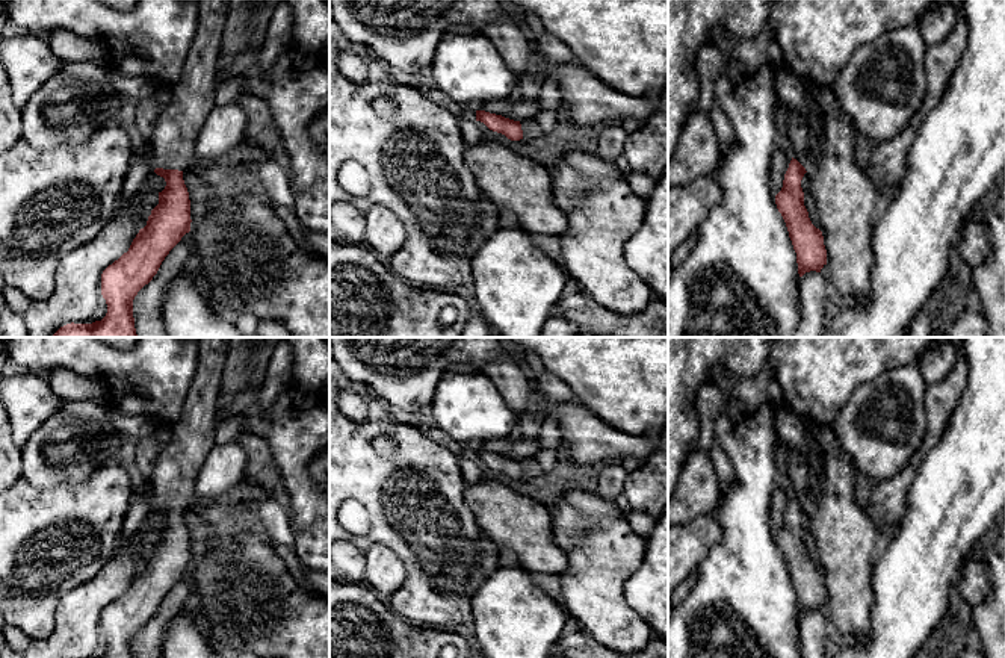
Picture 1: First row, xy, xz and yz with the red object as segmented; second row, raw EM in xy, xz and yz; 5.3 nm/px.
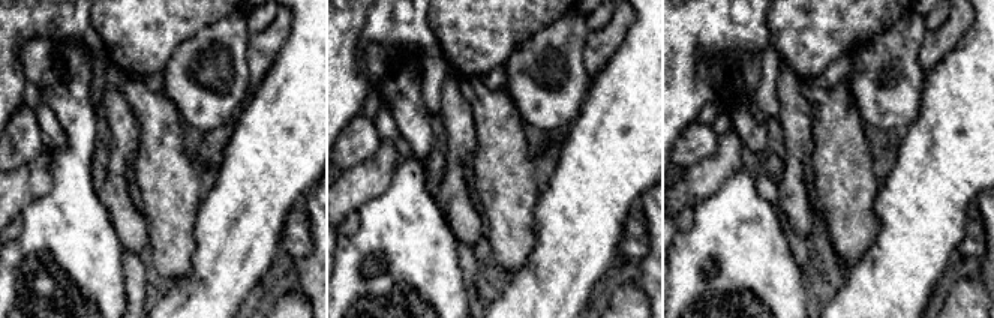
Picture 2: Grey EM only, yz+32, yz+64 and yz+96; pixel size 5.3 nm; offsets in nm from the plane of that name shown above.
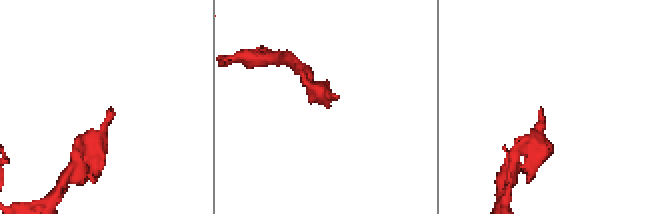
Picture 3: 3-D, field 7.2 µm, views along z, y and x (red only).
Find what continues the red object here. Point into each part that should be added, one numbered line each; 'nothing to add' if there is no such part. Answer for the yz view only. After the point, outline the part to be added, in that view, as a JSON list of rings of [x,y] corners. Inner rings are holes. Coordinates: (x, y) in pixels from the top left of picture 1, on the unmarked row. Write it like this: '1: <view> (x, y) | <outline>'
1: yz (798, 471) | [[[789,446],[787,470],[792,481],[792,496],[806,508],[810,504],[810,470],[799,452]]]

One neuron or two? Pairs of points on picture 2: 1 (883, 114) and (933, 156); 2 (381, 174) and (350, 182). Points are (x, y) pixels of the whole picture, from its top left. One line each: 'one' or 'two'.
1: two
2: one

